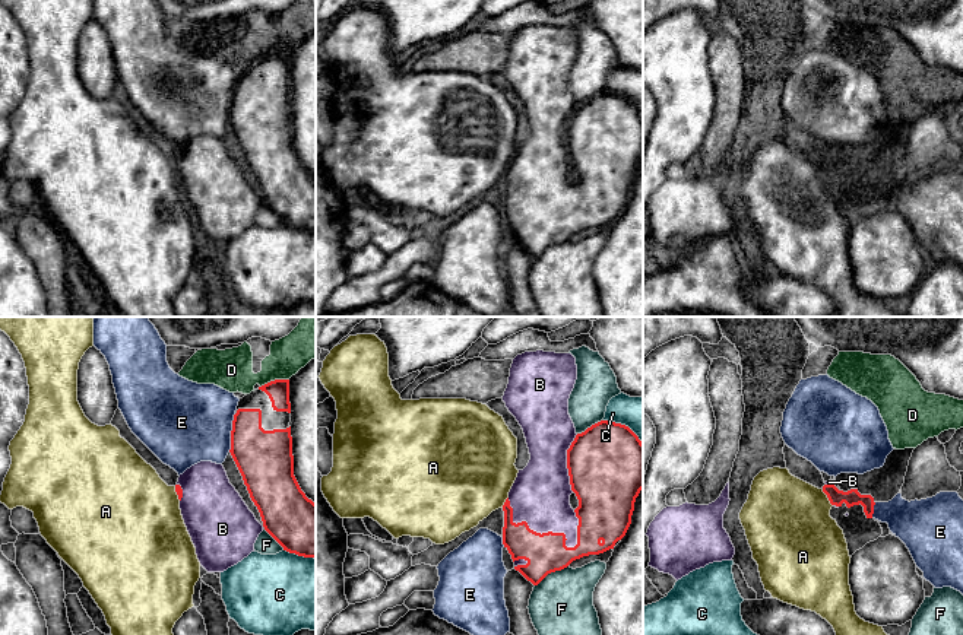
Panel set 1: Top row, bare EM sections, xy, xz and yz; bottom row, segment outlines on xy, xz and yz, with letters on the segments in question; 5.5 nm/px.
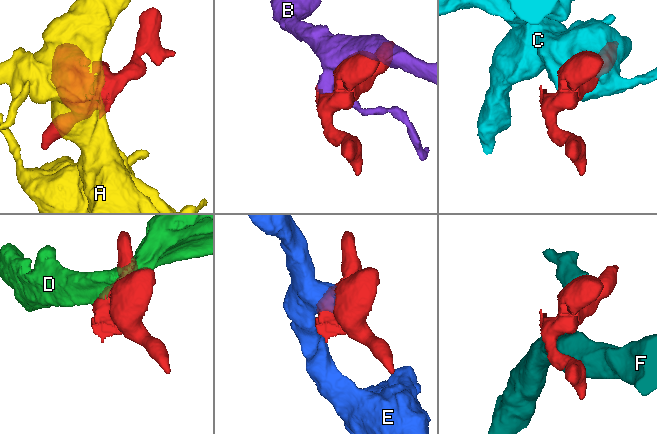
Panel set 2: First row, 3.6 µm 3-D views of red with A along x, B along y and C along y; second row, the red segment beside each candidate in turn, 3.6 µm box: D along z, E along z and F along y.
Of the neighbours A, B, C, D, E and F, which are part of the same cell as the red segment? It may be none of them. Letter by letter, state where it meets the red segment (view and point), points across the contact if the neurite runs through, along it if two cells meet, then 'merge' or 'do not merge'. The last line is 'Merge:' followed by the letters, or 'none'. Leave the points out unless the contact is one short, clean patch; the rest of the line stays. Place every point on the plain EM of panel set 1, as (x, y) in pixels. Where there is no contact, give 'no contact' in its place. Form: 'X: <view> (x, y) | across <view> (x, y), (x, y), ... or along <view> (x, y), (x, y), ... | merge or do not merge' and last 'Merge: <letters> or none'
A: yz (827, 170) | along yz (821, 162), (832, 178) | do not merge
B: xz (538, 206) | merge
C: xz (624, 98) | do not merge
D: xy (275, 53) | do not merge
E: xy (231, 105) | do not merge
F: xz (551, 244) | do not merge
Merge: B

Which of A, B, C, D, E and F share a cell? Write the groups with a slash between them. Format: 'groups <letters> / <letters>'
groups A / B / C / D / E / F

